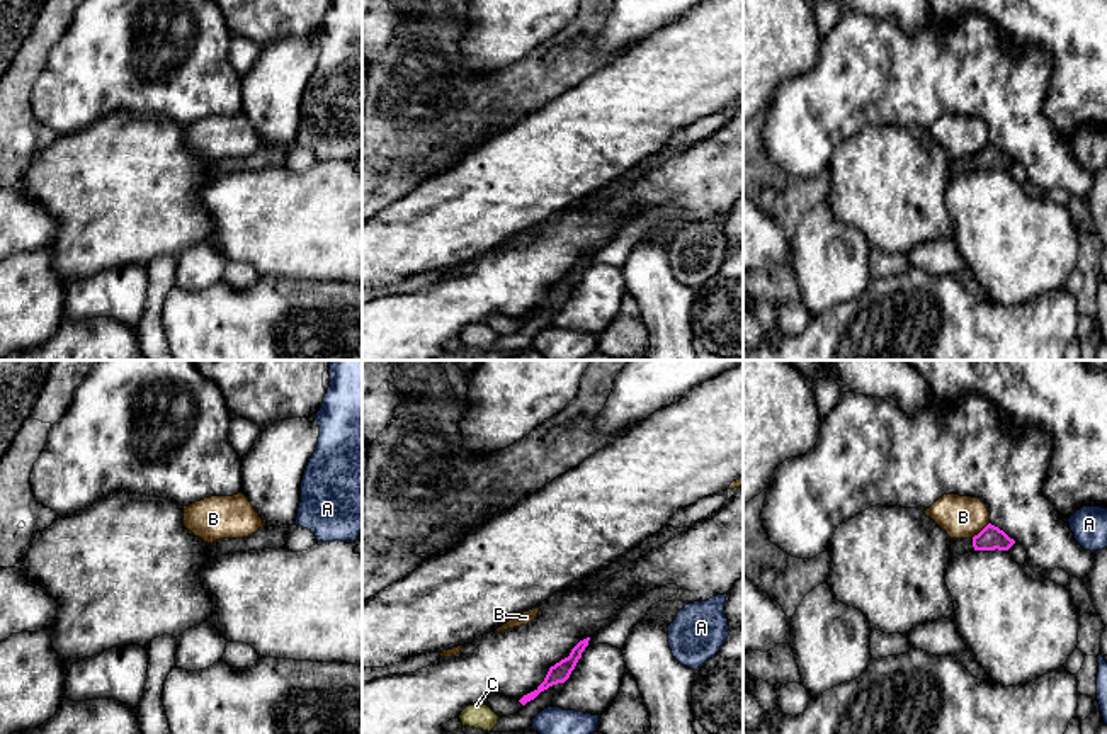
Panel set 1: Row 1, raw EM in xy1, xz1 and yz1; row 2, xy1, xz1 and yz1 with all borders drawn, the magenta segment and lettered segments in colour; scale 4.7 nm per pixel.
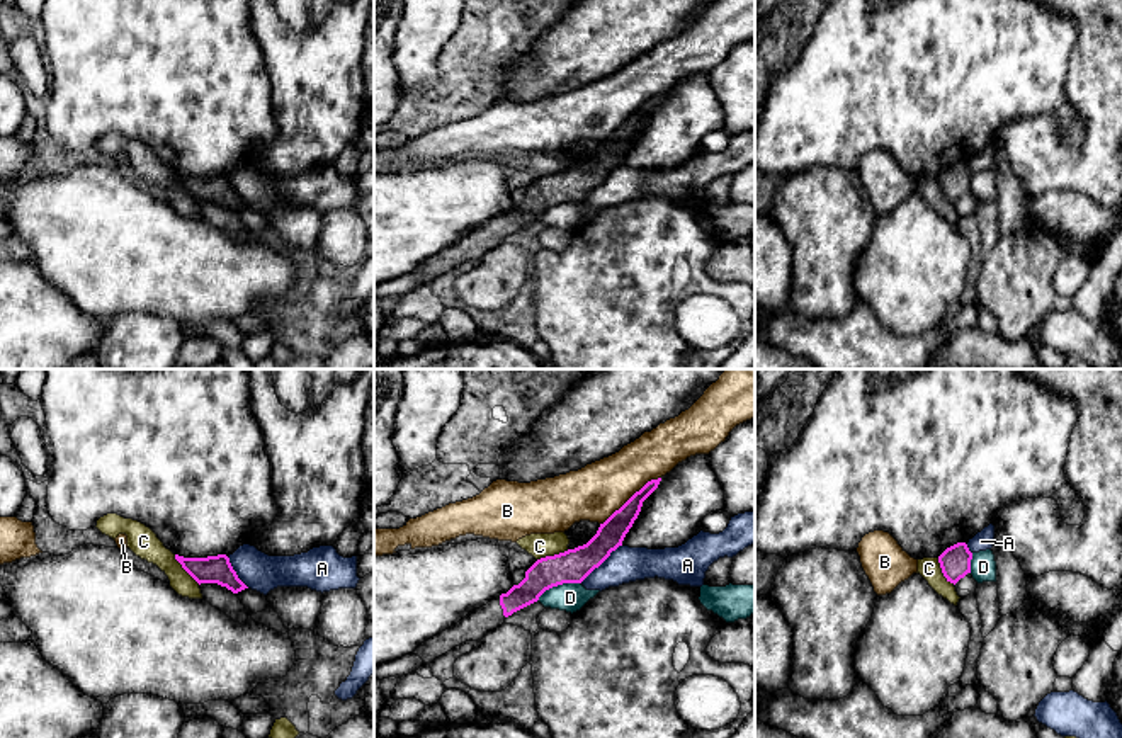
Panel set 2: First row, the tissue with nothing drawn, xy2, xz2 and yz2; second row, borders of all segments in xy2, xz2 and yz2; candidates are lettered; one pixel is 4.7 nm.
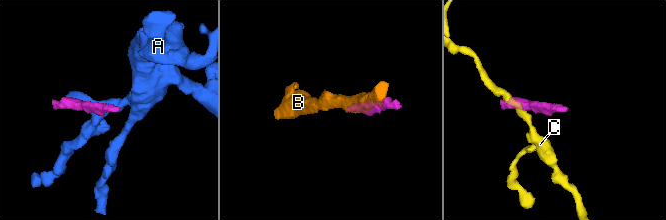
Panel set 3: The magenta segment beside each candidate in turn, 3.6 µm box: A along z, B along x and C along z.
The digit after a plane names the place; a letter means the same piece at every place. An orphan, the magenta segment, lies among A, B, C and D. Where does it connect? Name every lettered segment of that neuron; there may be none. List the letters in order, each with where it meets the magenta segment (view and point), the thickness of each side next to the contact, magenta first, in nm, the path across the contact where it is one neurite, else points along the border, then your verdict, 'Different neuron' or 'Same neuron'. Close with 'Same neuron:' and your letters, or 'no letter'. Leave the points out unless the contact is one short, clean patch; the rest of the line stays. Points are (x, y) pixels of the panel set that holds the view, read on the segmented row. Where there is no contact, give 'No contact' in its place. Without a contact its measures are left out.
A: Touches magenta at xz2 (600, 563). Thickness 160 nm (magenta) against 170 nm. Different neuron
B: Touches magenta at xz2 (631, 497). Thickness 130 nm (magenta) against 260 nm. Different neuron
C: Touches magenta at xz2 (555, 555). Thickness 160 nm (magenta) against 110 nm. Boundary: xz2 (568, 550), (538, 560). Different neuron
D: Touches magenta at xz2 (558, 584). Thickness 160 nm (magenta) against 140 nm. Boundary: xz2 (580, 582), (553, 585), (536, 601). Different neuron
Same neuron: no letter

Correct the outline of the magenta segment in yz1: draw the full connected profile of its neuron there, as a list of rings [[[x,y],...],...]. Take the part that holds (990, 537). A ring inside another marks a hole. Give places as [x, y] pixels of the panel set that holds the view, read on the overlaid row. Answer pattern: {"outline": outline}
{"outline": [[[988,523],[973,539],[951,539],[951,556],[957,557],[973,550],[1008,550],[1015,544],[1003,530]]]}

